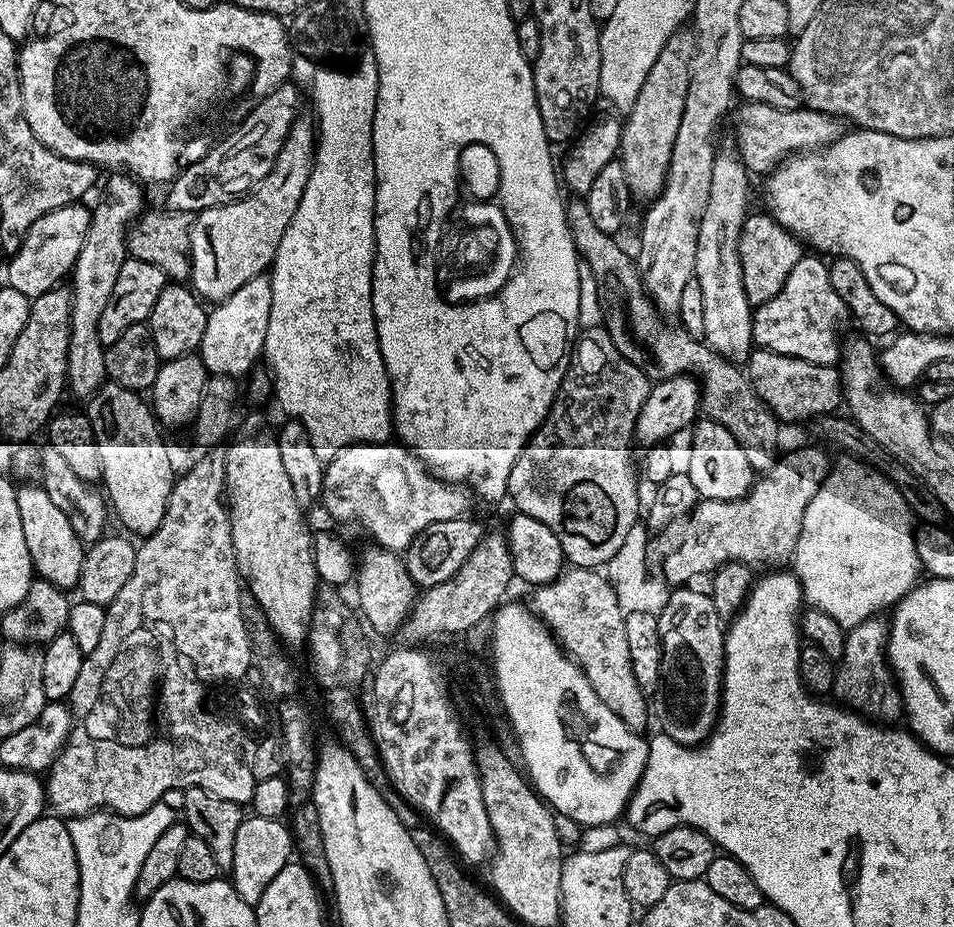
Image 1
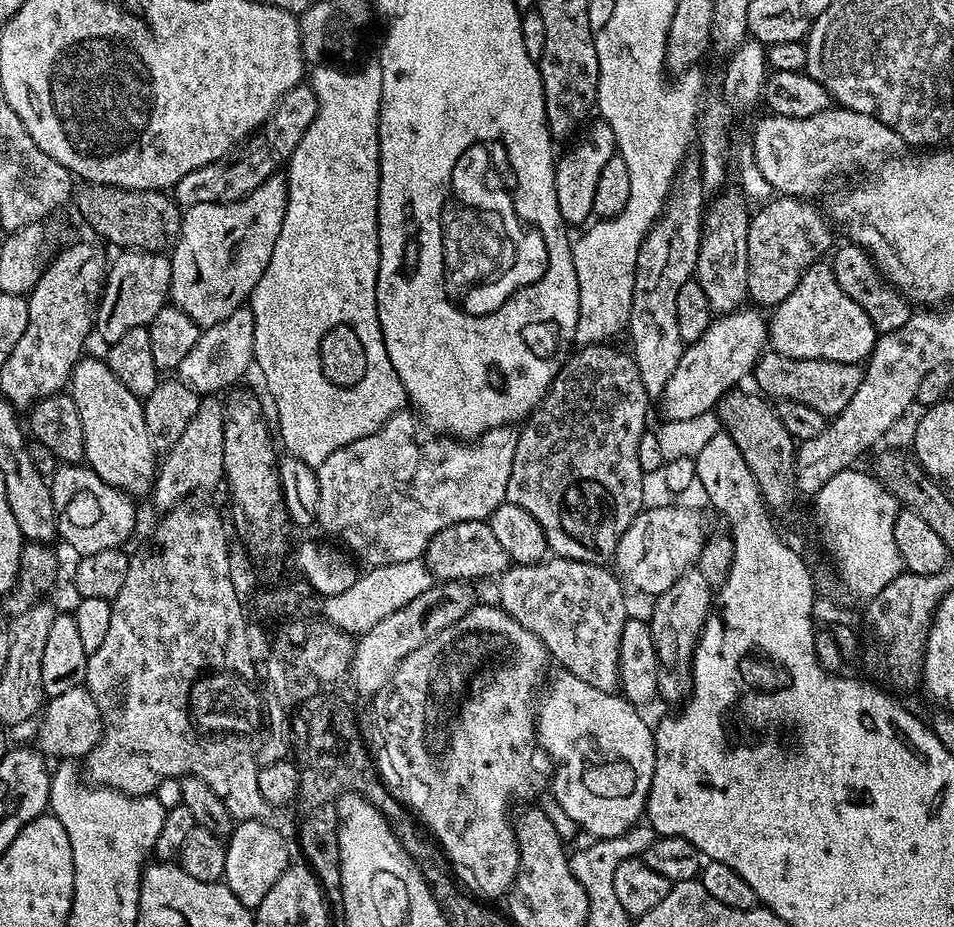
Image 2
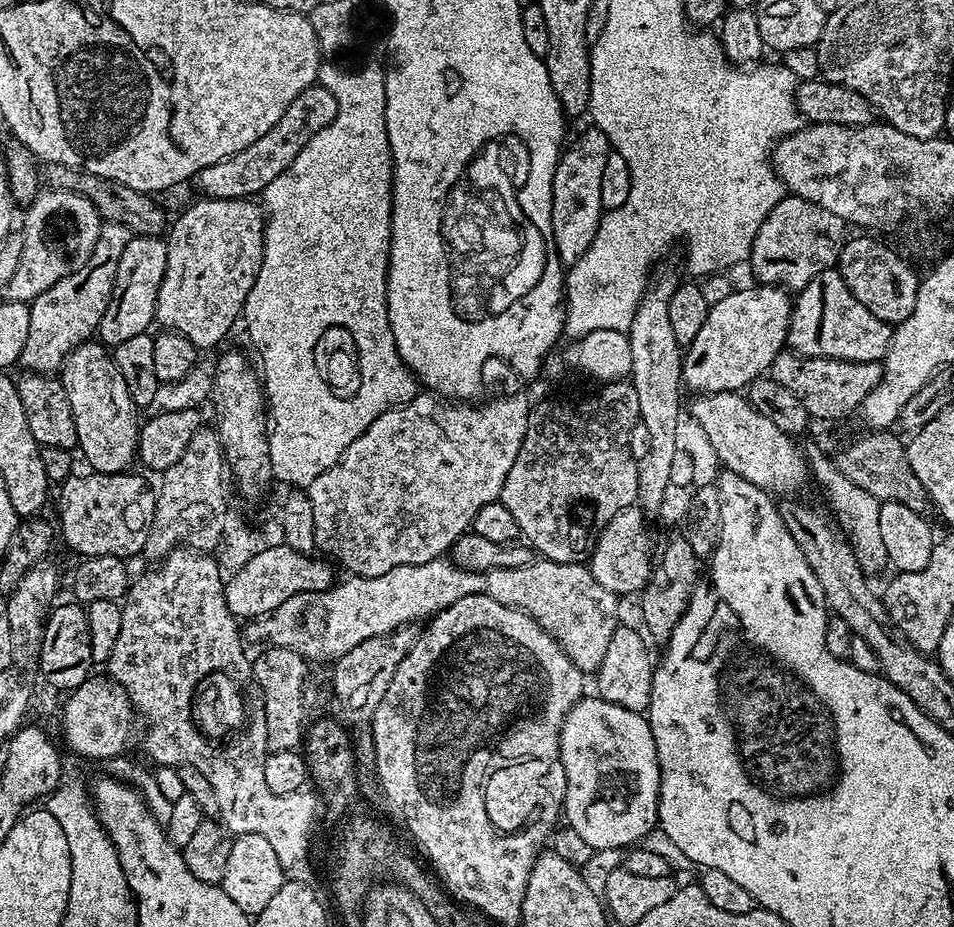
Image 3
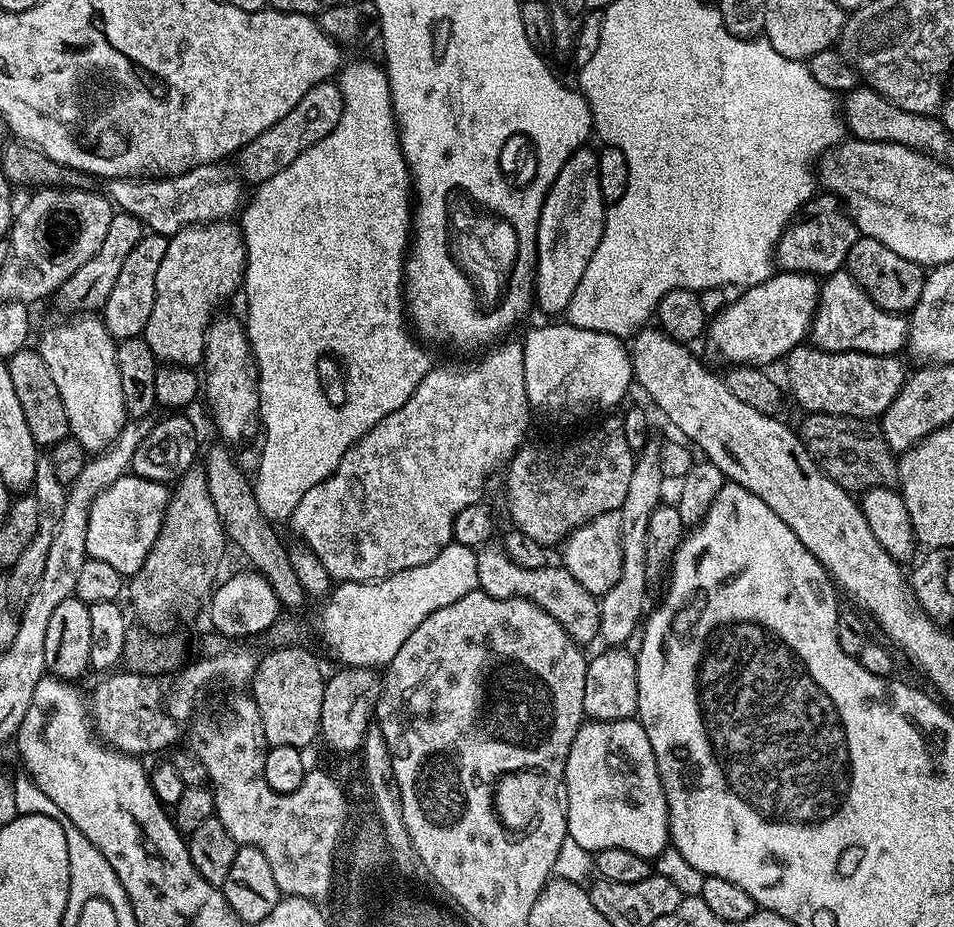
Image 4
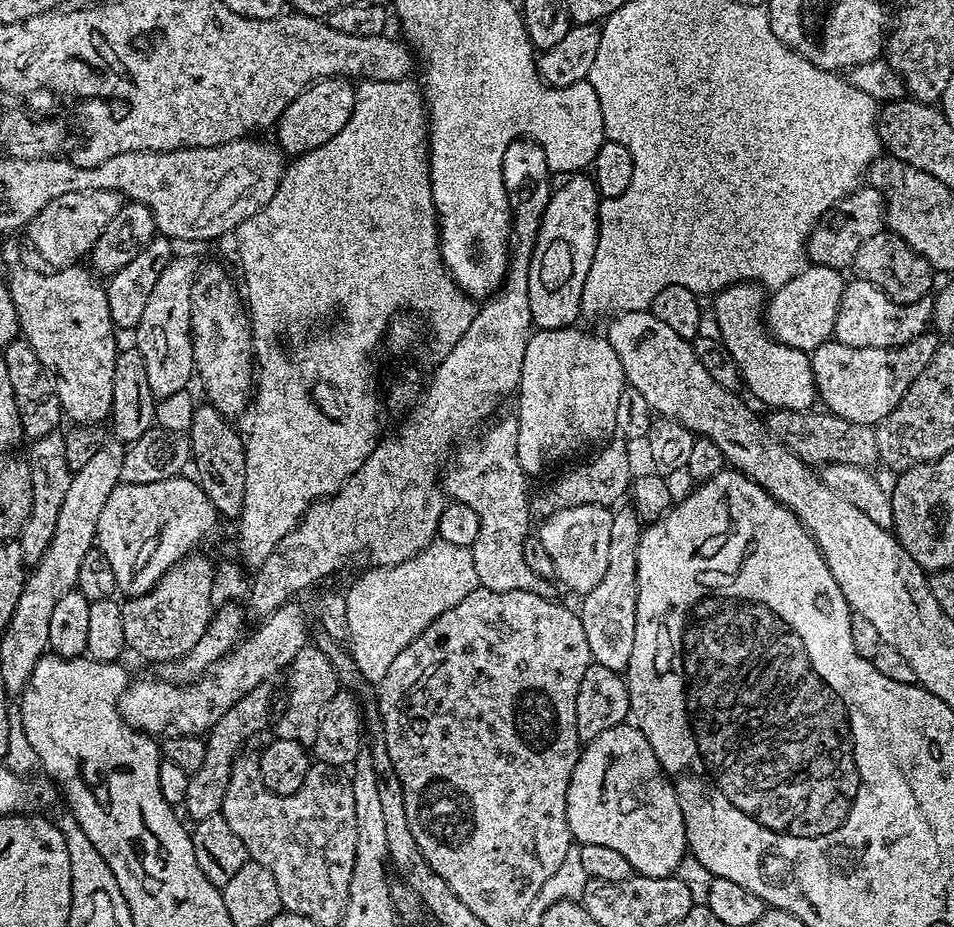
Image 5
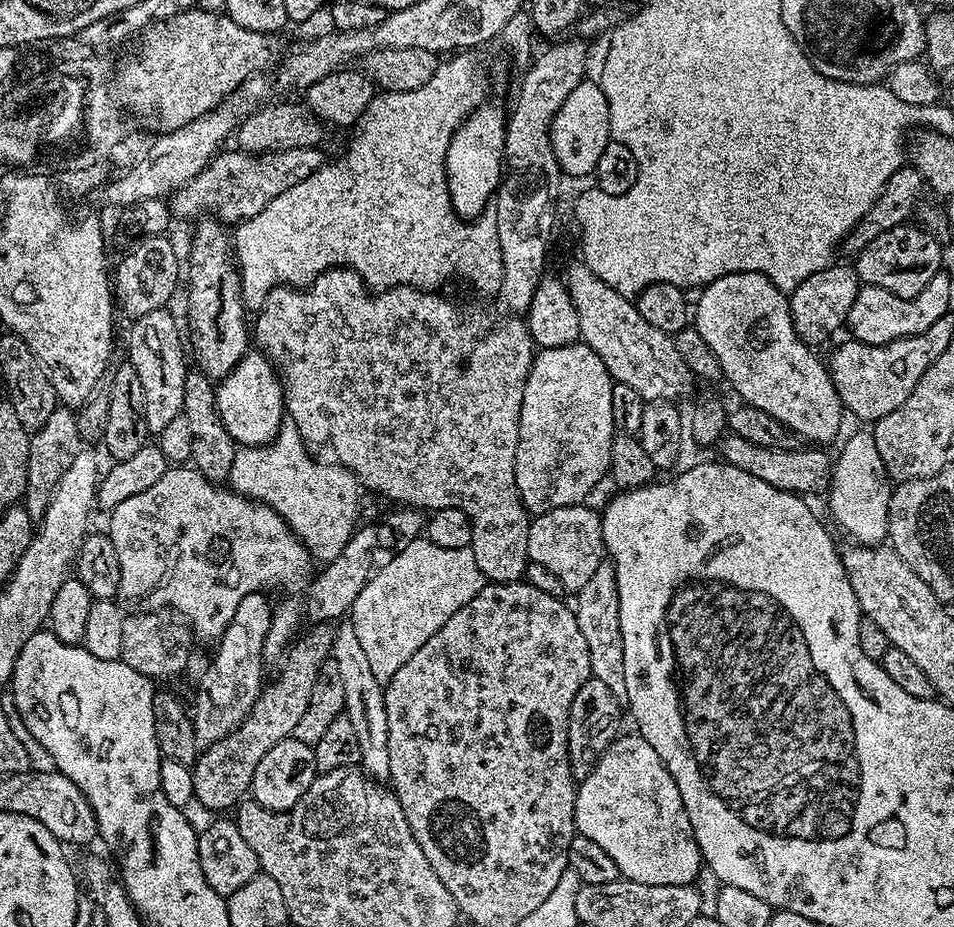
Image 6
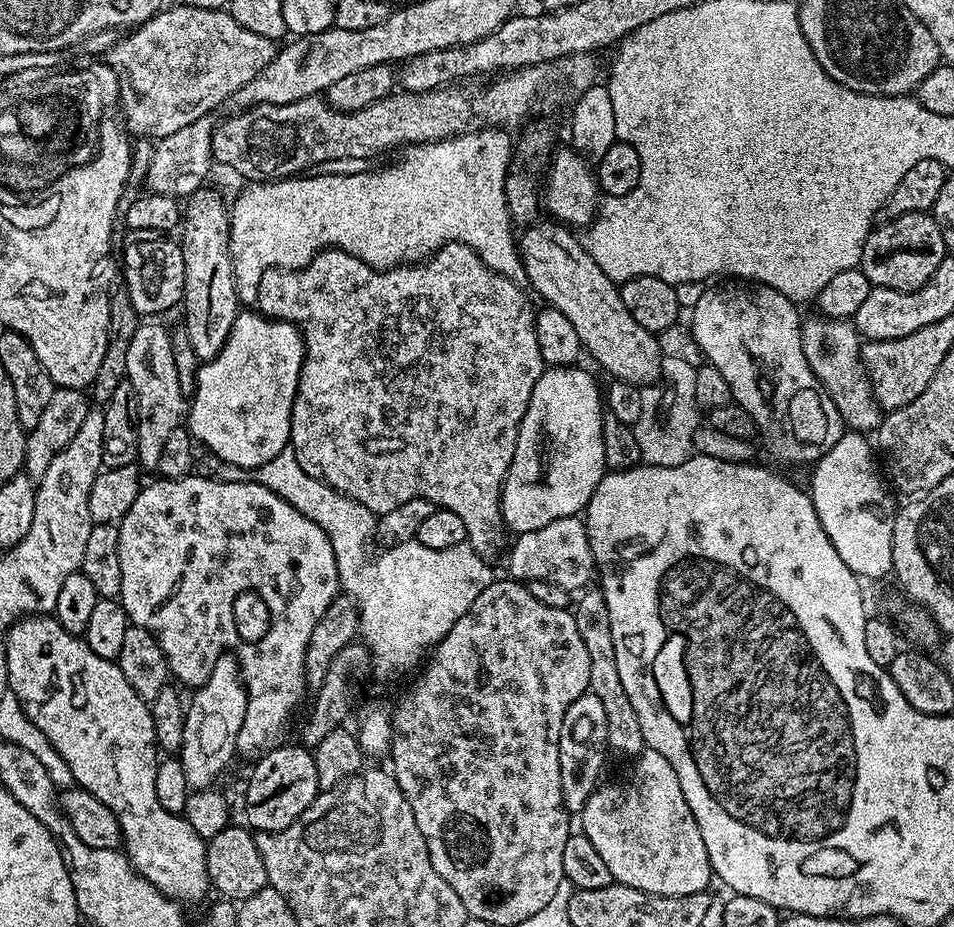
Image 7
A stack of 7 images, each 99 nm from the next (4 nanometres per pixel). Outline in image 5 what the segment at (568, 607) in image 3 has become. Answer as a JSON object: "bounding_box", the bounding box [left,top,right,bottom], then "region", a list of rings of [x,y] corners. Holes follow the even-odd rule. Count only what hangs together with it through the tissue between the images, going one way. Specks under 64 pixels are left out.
{"bounding_box":[443,419,553,597],"region":[[[515,419],[502,420],[494,425],[480,440],[480,445],[468,456],[468,461],[457,472],[445,475],[443,487],[447,495],[457,504],[470,506],[474,514],[478,514],[480,525],[478,526],[478,538],[472,543],[472,557],[474,558],[474,570],[478,570],[478,582],[481,588],[489,588],[495,592],[506,590],[526,590],[539,596],[551,597],[553,581],[543,580],[530,566],[526,566],[524,557],[524,539],[530,535],[528,528],[528,516],[530,517],[530,494],[524,486],[526,474],[516,457],[516,443],[518,442],[519,423]]]}

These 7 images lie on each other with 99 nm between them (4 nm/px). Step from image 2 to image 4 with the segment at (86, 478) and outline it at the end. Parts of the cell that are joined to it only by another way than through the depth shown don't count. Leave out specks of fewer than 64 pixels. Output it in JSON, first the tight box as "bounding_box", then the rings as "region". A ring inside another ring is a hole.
{"bounding_box":[86,474,170,578],"region":[[[135,474],[118,478],[90,506],[90,522],[86,530],[86,550],[89,557],[114,566],[120,575],[130,578],[146,562],[146,554],[154,546],[168,512],[170,488]]]}

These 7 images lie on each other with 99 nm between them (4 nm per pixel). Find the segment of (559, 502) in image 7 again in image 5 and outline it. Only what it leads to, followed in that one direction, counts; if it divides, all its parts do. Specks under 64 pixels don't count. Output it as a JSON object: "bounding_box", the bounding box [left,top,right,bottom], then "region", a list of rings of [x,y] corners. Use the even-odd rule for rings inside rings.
{"bounding_box":[516,326,626,477],"region":[[[580,326],[571,328],[541,328],[528,338],[526,354],[522,358],[520,371],[520,416],[518,415],[518,442],[516,457],[522,470],[529,477],[536,476],[544,468],[544,460],[556,460],[567,452],[580,452],[591,444],[607,441],[617,431],[618,398],[626,381],[622,362],[614,354],[614,346],[603,335],[583,332]]]}

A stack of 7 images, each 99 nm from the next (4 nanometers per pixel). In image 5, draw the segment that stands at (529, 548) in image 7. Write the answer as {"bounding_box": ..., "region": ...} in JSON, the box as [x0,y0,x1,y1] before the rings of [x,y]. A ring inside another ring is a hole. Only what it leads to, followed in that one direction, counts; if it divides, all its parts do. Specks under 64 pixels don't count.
{"bounding_box":[538,504,613,594],"region":[[[587,504],[574,508],[563,508],[552,513],[538,529],[542,546],[554,561],[556,580],[564,583],[572,592],[583,594],[594,590],[606,574],[607,559],[610,558],[610,526],[613,513],[603,504]]]}

